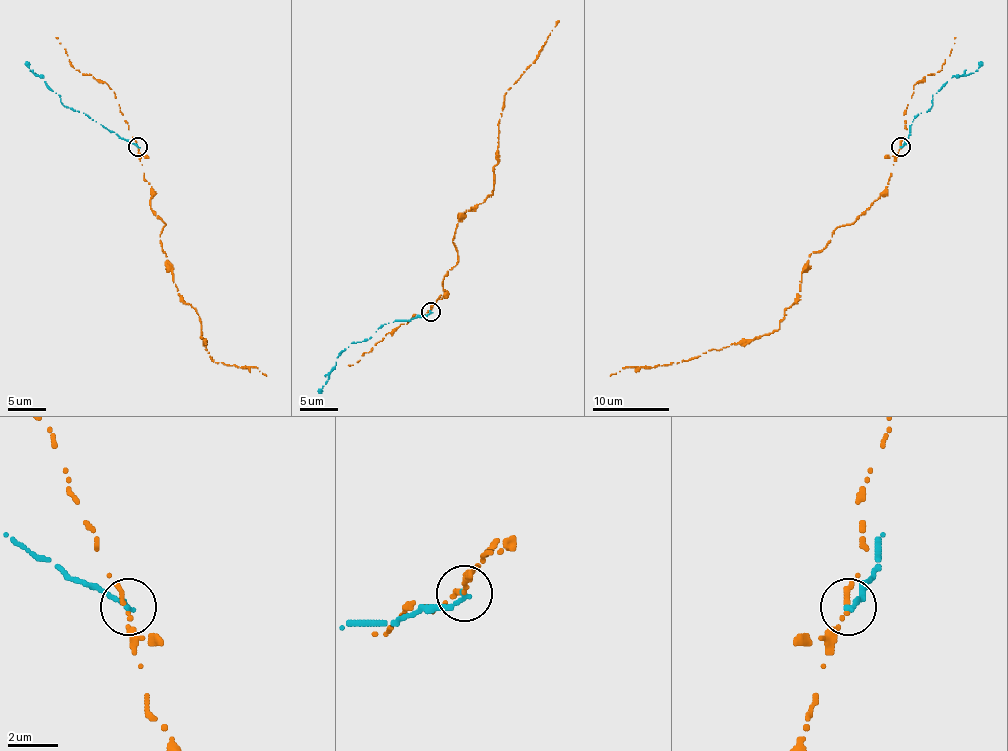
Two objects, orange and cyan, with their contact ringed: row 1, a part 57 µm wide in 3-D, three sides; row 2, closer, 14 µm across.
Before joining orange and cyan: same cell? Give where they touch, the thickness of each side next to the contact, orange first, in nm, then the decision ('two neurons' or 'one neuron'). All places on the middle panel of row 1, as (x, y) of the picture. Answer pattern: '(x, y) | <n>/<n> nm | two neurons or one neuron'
(430, 311) | 240/240 nm | two neurons

